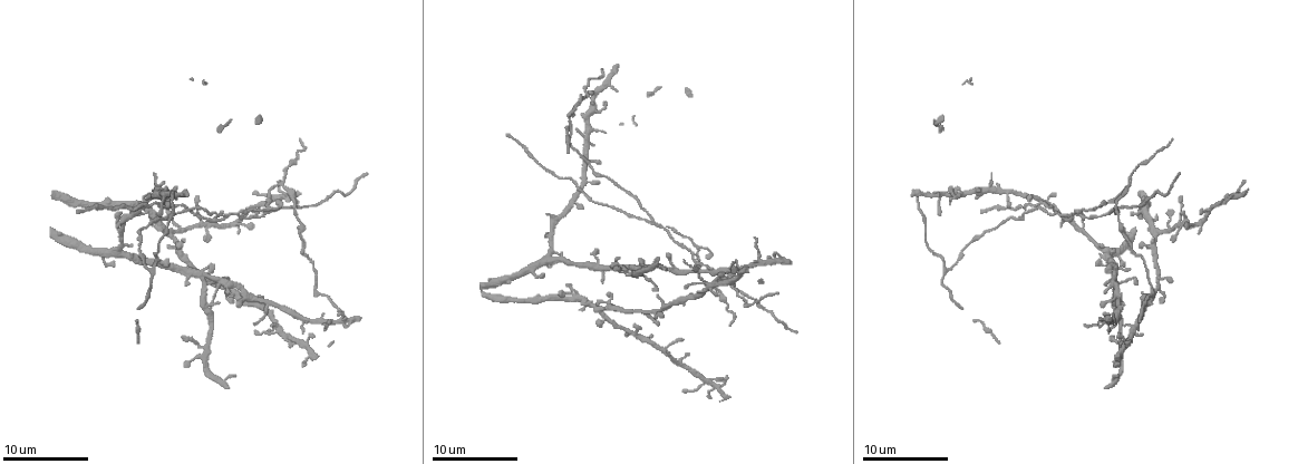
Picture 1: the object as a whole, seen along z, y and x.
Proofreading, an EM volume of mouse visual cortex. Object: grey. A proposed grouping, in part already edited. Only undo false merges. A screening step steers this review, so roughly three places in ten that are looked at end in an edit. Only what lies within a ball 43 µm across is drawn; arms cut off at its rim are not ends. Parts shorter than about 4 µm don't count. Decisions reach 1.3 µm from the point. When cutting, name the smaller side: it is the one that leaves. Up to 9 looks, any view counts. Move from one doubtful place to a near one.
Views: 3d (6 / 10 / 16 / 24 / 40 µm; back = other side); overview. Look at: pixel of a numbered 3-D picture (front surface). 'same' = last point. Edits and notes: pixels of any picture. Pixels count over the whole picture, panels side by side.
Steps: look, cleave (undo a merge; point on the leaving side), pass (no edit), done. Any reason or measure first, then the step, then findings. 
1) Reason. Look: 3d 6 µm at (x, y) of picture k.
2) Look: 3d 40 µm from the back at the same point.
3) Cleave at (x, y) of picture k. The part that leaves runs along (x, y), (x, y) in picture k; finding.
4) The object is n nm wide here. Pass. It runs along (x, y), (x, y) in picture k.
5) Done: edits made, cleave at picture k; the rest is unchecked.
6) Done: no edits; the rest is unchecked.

A fork. Look: 3d 10 µm at (548, 254) of picture 1.

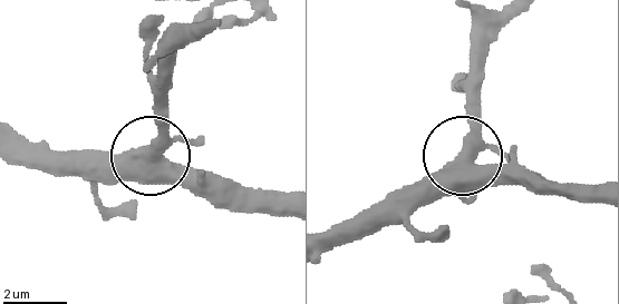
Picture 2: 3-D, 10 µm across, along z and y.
Look: 3d 10 µm from the back at (151, 150) of picture 2.

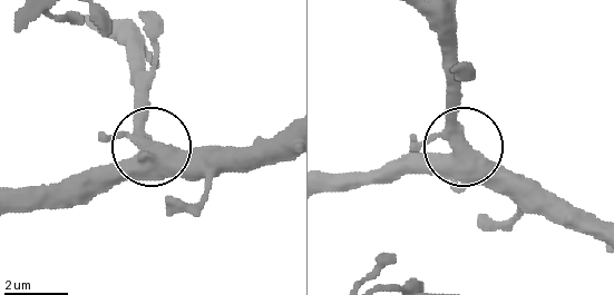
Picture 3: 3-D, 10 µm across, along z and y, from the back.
The side arm is 10 µm long. Pass. It runs along (140, 86), (143, 141), (210, 157) in picture 3; continuous, no second neuron.

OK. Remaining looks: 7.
Thin arm on a thick one. Look: 3d 16 µm at (221, 284) of picture 1.

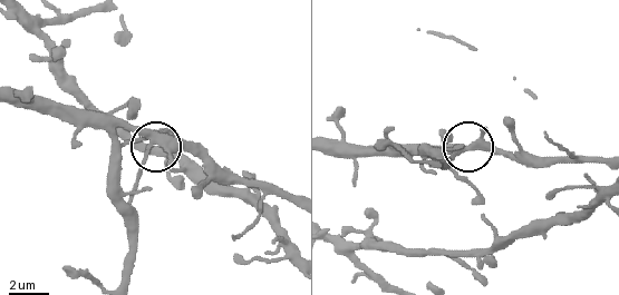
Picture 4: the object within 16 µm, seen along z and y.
Zoom in. Look: 3d 6 µm at (156, 141) of picture 4.

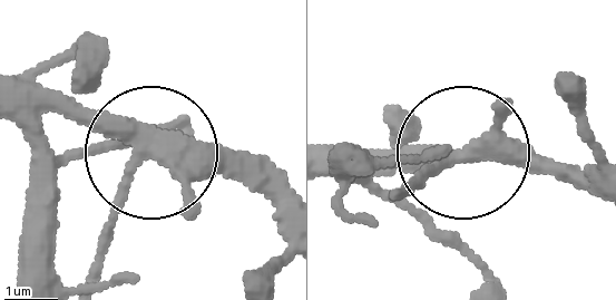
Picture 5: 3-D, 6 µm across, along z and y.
4 arms meet here. Pass. Continuous, no second neuron.

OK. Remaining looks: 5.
Arms part here. Look: 3d 10 µm at (1159, 232) of picture 1.

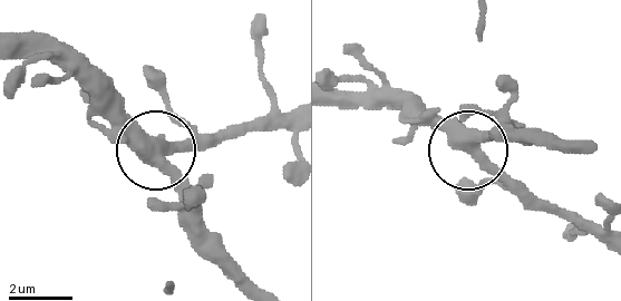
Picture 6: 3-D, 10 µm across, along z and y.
3 arms meet here. Pass. It runs along (253, 284), (205, 227), (174, 164), (96, 87) in picture 6; one neuron here.

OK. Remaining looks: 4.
Two arms in line, one across. Look: 3d 16 µm at (224, 215) of picture 1.

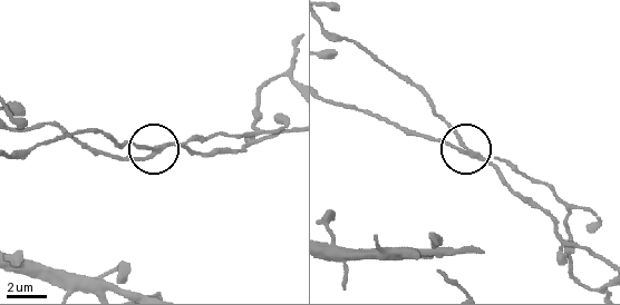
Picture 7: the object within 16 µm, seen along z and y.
3 arms meet here. Cleave at (499, 173) of picture 7. The part that leaves runs along (474, 156), (533, 202), (562, 236), (602, 257) in picture 7; two neurons meet here.

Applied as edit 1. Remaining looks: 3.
Done: edits made, cleave at picture 7; the rest is unchecked.

